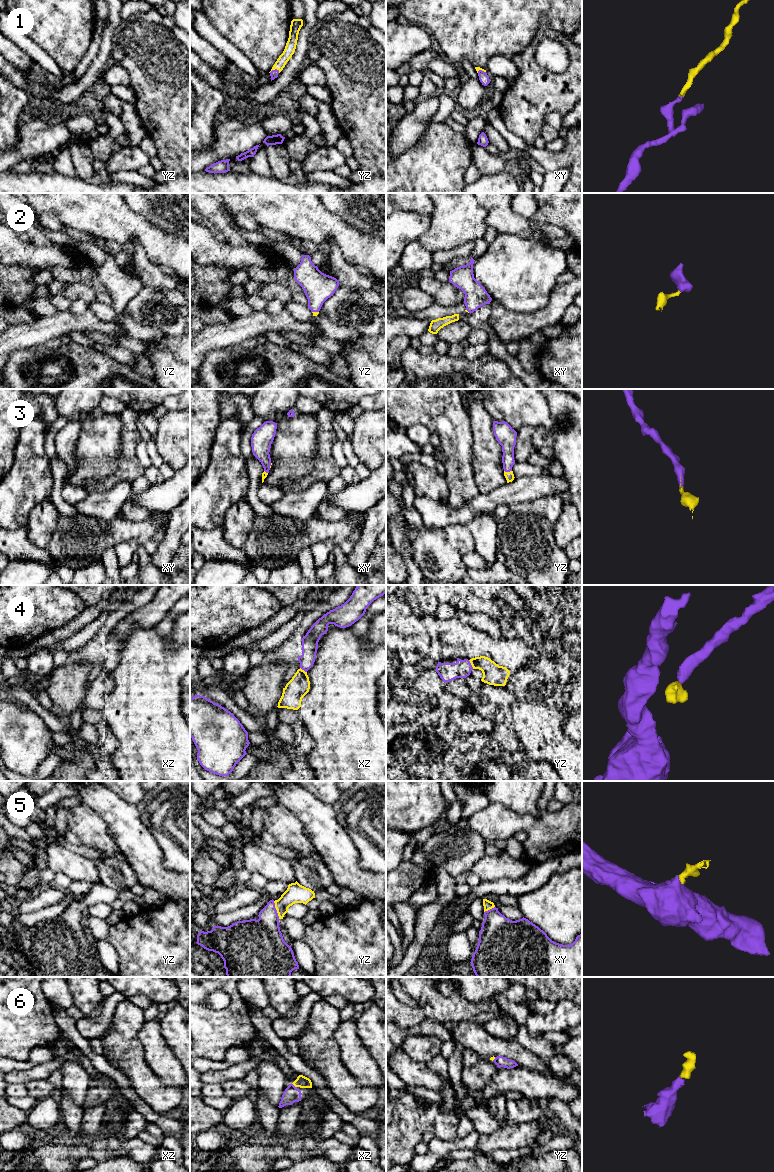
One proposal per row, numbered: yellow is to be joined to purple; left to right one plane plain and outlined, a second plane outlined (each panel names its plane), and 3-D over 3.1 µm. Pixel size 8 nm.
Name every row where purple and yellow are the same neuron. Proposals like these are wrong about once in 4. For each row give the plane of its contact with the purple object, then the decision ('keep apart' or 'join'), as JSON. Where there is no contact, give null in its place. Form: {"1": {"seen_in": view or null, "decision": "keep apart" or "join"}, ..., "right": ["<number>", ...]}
{"1": {"seen_in": "yz", "decision": "join"}, "2": {"seen_in": "yz", "decision": "join"}, "3": {"seen_in": "yz", "decision": "join"}, "4": {"seen_in": "yz", "decision": "keep apart"}, "5": {"seen_in": "yz", "decision": "join"}, "6": {"seen_in": "xz", "decision": "join"}, "right": ["1", "2", "3", "5", "6"]}

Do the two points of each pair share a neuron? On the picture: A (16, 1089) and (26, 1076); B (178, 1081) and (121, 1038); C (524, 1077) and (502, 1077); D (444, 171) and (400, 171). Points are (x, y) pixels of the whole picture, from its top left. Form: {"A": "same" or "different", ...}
{"A": "different", "B": "different", "C": "same", "D": "same"}

